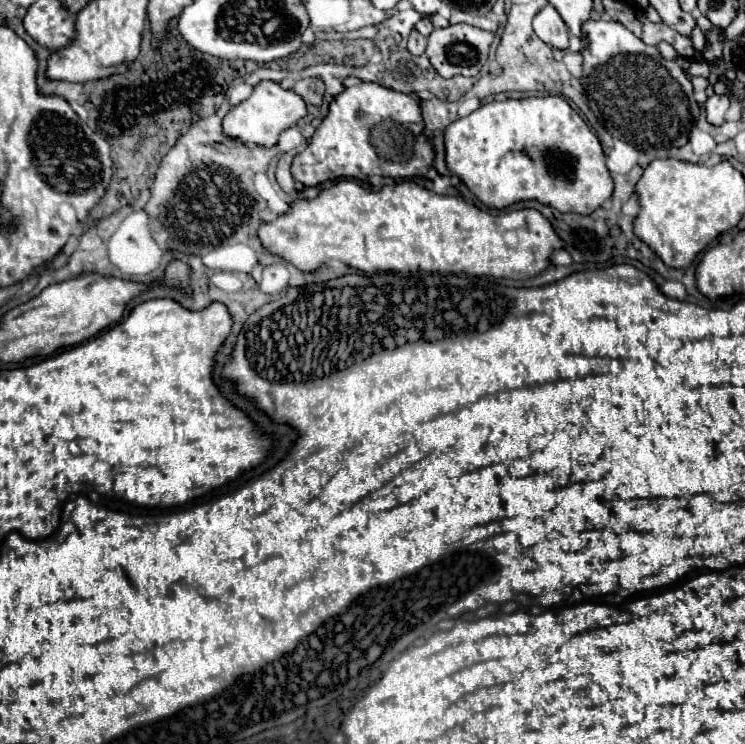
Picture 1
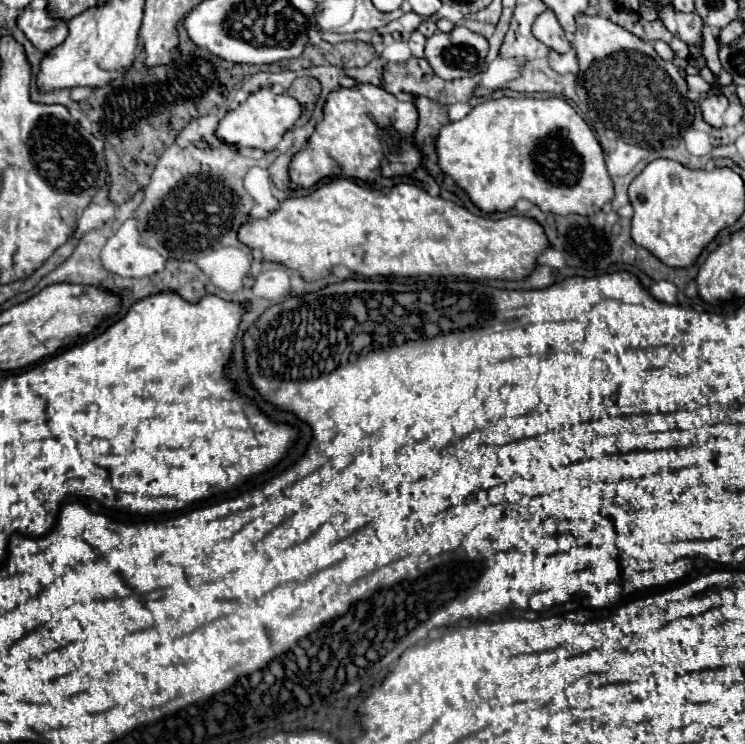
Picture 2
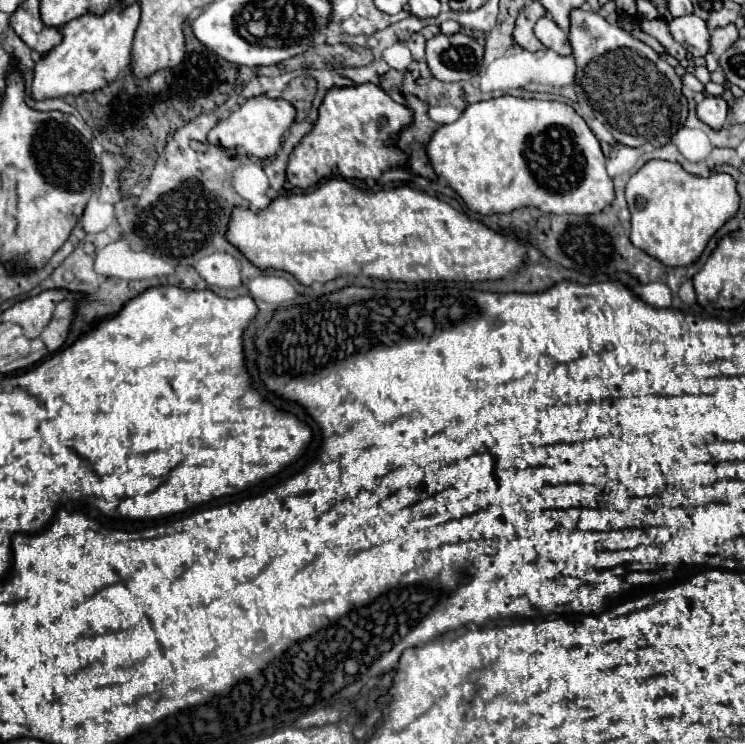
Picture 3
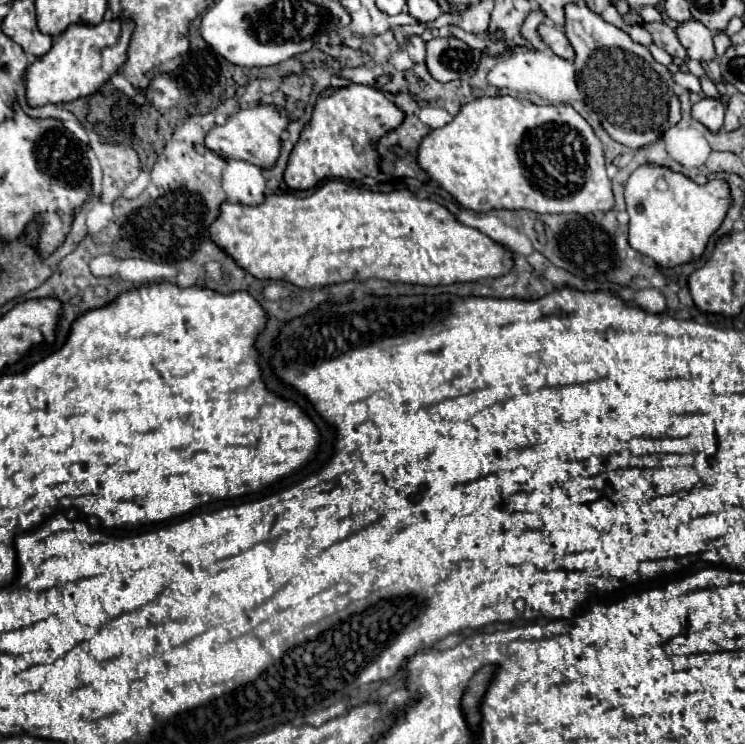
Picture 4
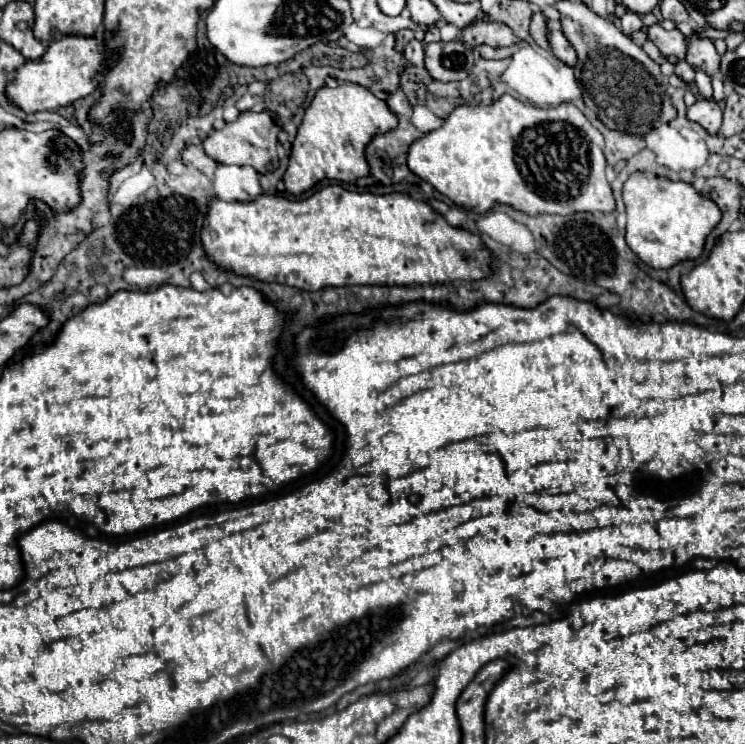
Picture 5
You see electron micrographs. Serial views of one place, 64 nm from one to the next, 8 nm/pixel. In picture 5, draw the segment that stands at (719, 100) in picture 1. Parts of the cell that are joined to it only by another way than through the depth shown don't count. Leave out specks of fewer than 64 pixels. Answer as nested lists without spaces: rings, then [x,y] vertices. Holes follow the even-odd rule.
[[[698,100],[694,106],[688,108],[688,118],[698,122],[708,134],[718,134],[722,124],[722,110],[716,100]]]

